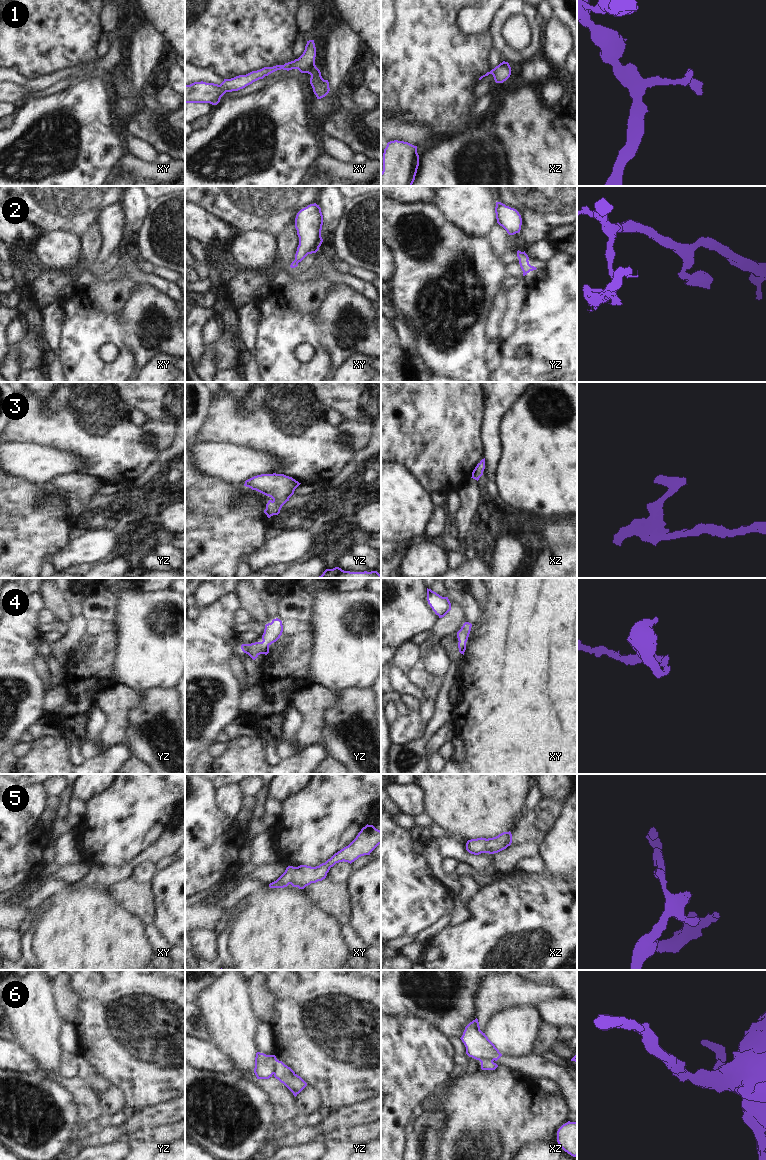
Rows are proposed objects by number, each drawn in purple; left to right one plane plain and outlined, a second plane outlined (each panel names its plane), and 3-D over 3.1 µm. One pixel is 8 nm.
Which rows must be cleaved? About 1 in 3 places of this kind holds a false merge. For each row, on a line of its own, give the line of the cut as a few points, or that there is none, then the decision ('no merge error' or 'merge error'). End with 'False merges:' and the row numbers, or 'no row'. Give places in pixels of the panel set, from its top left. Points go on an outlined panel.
1: cut none; no merge error
2: cut none; no merge error
3: cut none; no merge error
4: cut none; no merge error
5: cut none; no merge error
6: cut yz (278, 1060), (273, 1073); merge error
False merges: 6

